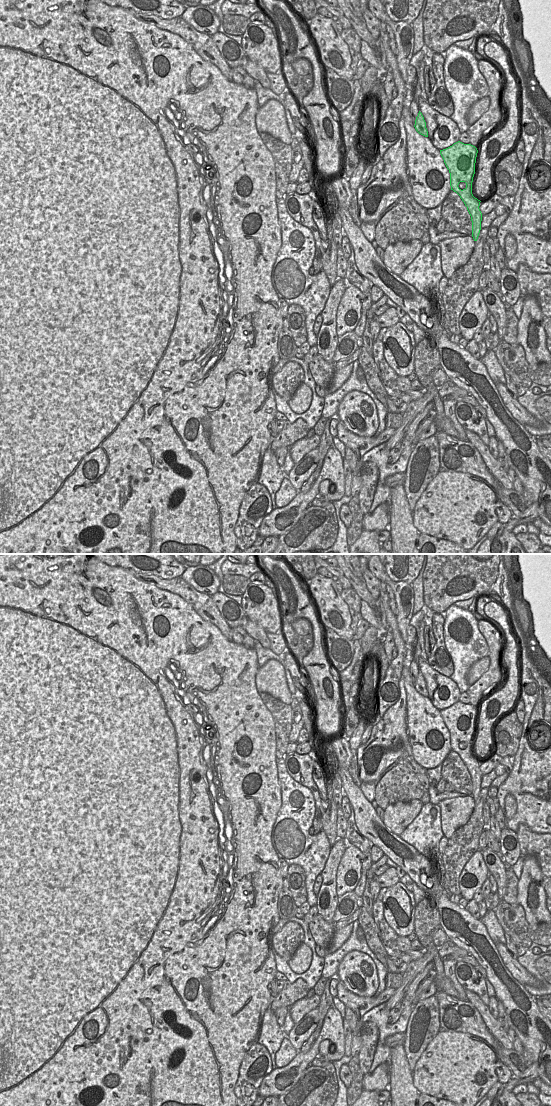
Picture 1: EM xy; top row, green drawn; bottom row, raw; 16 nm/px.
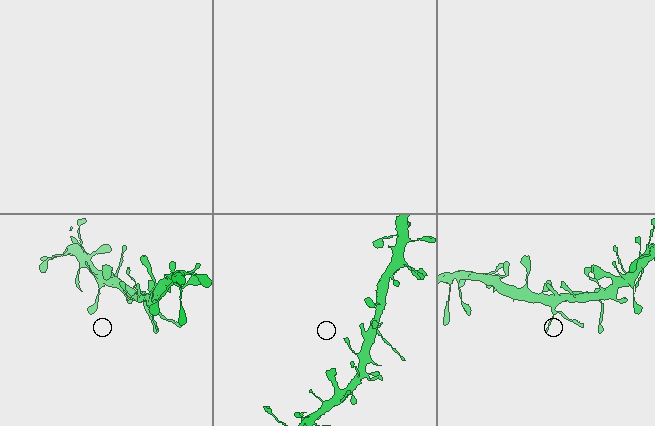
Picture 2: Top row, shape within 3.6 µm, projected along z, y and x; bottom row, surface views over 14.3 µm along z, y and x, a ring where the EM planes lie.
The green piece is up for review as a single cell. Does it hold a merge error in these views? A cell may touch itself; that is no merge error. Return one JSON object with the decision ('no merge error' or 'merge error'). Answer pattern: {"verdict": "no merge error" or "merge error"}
{"verdict": "no merge error"}

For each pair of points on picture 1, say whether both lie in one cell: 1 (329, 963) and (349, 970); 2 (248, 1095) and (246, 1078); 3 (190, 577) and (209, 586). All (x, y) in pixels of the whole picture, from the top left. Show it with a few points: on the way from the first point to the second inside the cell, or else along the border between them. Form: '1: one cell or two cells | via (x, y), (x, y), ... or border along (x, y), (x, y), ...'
1: two cells | border along (354, 949), (344, 956), (339, 964), (336, 975)
2: one cell | via (247, 1091), (247, 1082)
3: one cell | via (195, 577), (204, 584)

